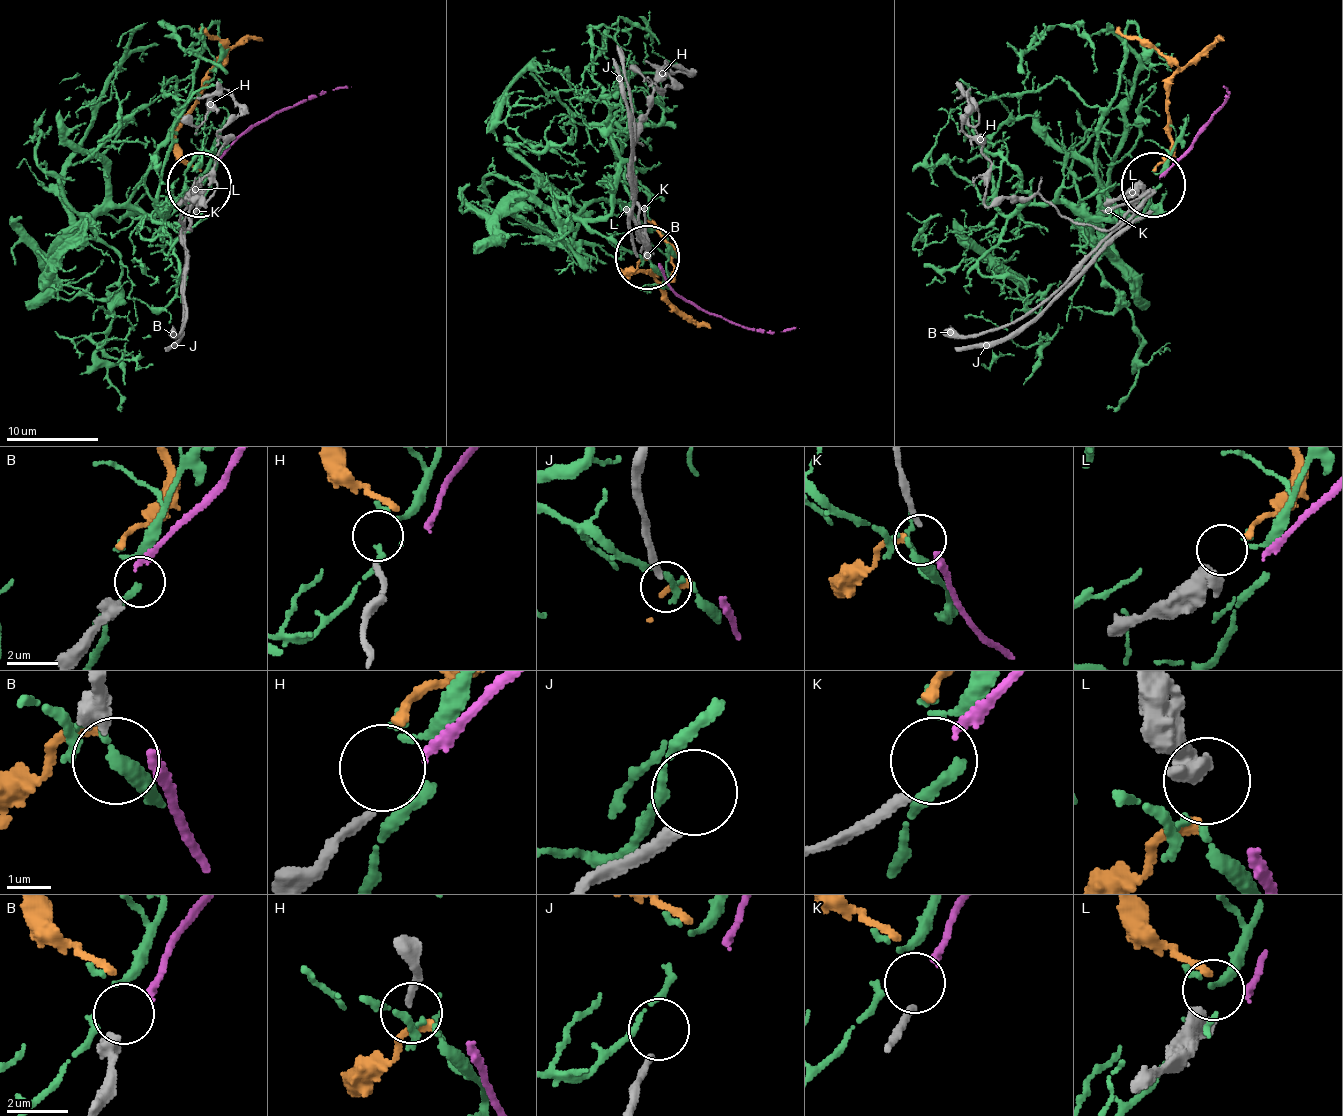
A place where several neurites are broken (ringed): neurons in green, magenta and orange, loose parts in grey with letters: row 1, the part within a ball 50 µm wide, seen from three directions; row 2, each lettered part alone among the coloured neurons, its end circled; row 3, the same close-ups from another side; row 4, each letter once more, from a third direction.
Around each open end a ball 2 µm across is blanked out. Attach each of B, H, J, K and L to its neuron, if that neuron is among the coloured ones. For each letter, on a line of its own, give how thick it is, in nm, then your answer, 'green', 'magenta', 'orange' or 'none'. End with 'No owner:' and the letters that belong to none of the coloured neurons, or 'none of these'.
B: 500 nm | none
H: 200 nm | none
J: 240 nm | none
K: 220 nm | magenta
L: 550 nm | orange
No owner: B, H, J

